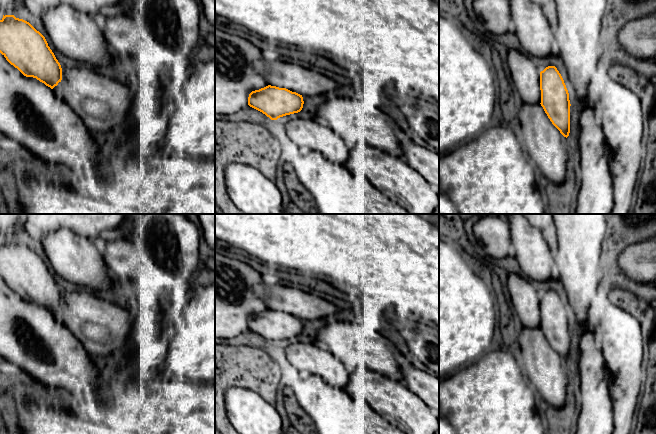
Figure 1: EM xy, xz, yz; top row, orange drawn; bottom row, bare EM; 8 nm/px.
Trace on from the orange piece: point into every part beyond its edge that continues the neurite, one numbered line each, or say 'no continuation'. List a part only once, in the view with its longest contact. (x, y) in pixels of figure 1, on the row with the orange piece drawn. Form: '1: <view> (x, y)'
1: xz (295, 78)

